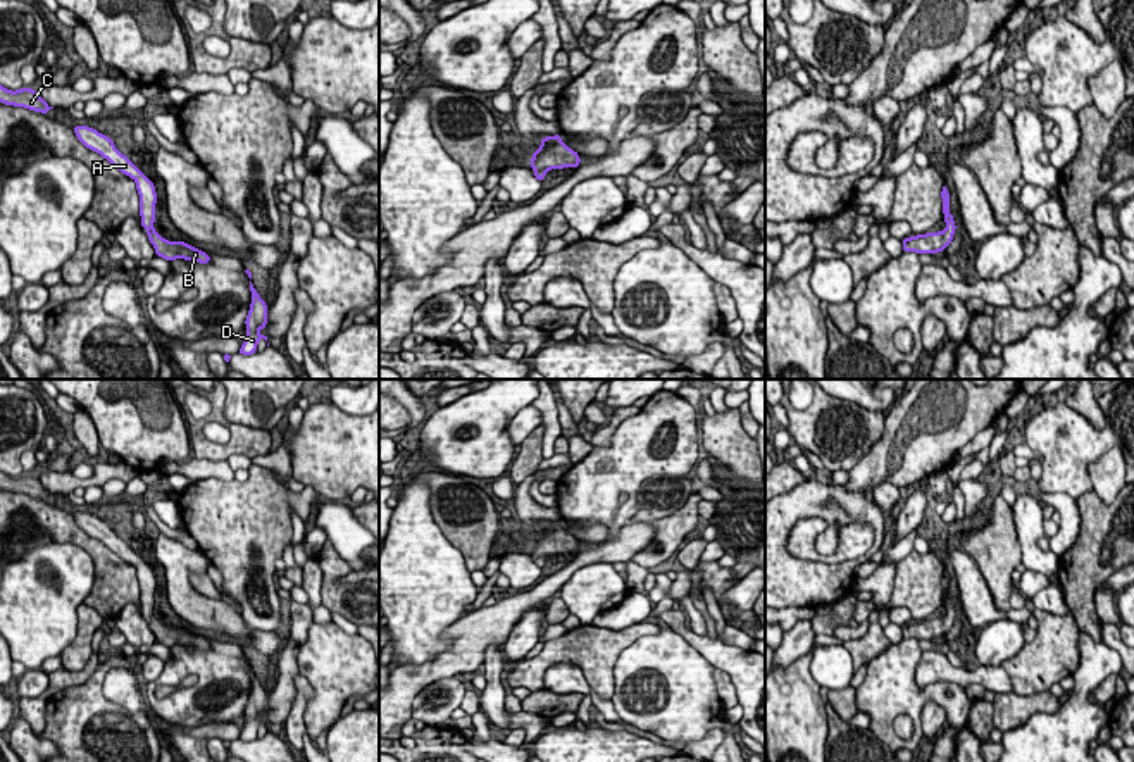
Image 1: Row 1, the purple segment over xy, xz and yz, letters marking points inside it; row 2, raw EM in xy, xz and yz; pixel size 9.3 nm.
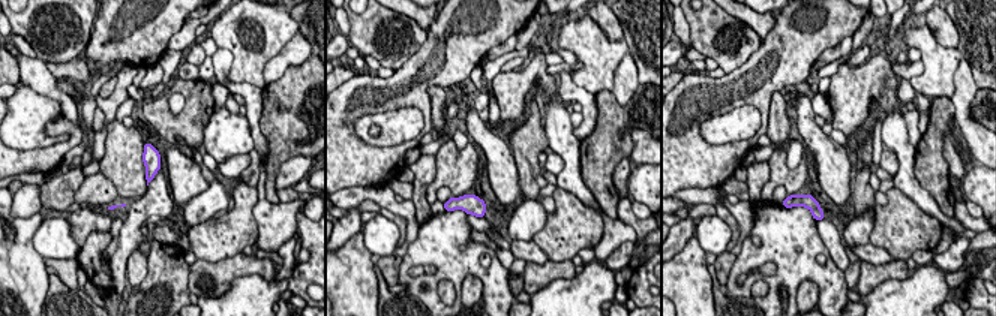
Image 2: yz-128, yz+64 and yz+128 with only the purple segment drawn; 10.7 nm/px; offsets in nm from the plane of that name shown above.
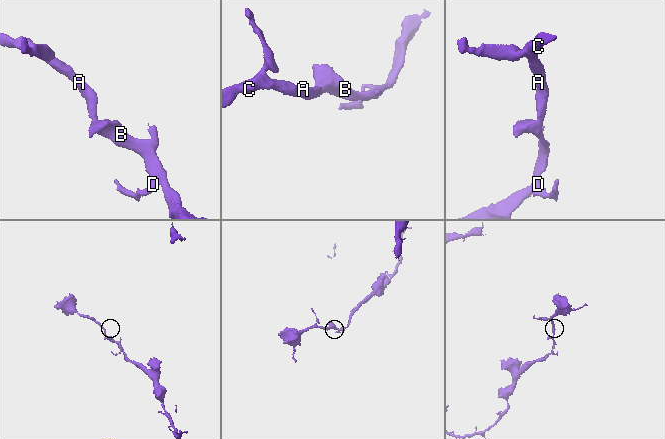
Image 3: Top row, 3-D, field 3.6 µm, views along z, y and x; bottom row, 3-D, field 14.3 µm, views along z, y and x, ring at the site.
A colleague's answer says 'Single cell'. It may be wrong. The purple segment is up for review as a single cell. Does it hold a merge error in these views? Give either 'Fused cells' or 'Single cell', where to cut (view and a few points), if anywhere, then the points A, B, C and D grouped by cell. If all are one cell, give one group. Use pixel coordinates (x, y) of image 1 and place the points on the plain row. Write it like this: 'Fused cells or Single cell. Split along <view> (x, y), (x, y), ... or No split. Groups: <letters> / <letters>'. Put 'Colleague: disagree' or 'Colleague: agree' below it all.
Single cell. No split. Groups: A B C D
Colleague: agree

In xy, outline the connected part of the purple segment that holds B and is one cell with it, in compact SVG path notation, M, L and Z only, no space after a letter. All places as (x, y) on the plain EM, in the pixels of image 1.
M72 512L78 526L90 536L100 540L103 545L107 545L114 553L117 553L122 560L133 564L136 567L136 576L140 581L140 602L141 602L141 612L148 619L148 626L155 634L157 643L162 643L165 646L174 645L184 645L184 646L195 646L200 650L209 650L210 643L209 640L193 634L191 631L184 628L169 628L164 626L155 615L155 590L157 590L157 579L153 569L126 543L122 541L114 528L109 522L103 522L93 514L88 512Z

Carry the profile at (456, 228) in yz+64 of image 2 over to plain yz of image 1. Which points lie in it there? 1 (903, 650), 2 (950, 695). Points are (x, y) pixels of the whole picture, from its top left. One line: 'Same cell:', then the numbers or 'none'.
Same cell: 1, 2

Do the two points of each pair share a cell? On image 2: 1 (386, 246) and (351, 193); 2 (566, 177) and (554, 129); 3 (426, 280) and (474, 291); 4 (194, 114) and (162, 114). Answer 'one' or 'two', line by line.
1: two
2: one
3: two
4: one

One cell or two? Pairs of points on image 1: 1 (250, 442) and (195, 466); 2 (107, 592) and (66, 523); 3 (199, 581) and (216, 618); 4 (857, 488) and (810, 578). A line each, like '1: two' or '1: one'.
1: two
2: one
3: two
4: one

